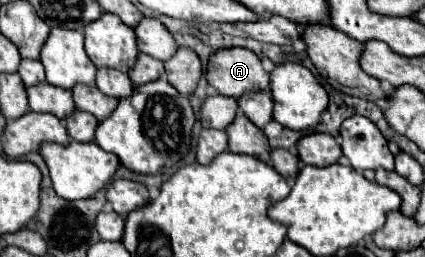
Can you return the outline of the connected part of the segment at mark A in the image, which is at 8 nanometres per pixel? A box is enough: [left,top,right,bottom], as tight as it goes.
[207,48,269,98]

